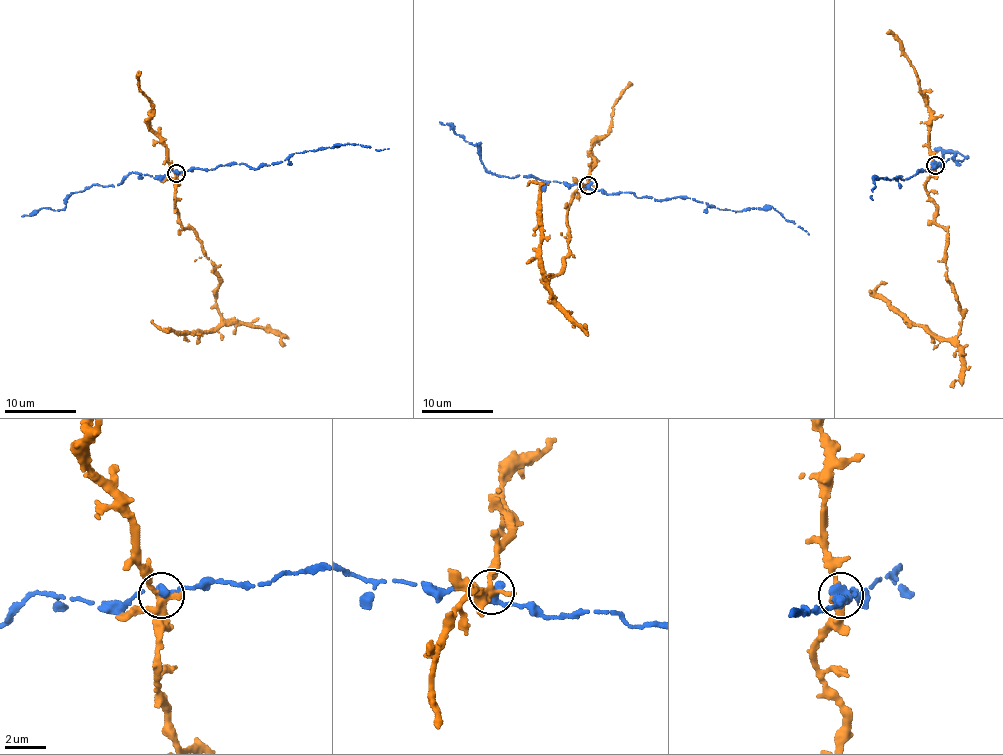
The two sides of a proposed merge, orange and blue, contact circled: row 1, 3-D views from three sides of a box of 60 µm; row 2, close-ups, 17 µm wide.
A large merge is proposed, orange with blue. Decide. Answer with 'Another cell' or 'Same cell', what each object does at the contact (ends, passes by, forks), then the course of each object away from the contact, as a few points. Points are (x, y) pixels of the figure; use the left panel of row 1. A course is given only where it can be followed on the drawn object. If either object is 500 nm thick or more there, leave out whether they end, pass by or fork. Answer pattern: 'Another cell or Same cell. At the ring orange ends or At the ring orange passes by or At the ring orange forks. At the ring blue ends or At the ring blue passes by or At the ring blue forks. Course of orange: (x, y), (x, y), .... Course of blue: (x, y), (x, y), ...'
Same cell. Course of orange: (175, 172), (181, 225), (196, 235), (218, 277), (220, 323), (209, 332), (178, 335), (152, 319). Course of blue: (177, 173), (241, 163), (257, 169), (285, 161), (300, 151), (342, 144), (379, 151), (388, 148)

